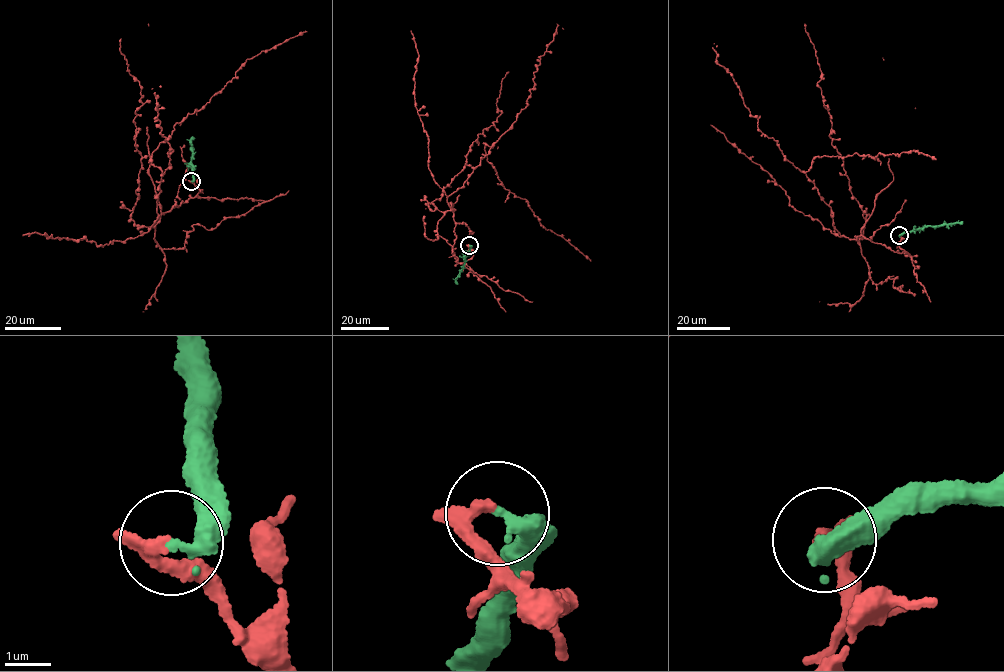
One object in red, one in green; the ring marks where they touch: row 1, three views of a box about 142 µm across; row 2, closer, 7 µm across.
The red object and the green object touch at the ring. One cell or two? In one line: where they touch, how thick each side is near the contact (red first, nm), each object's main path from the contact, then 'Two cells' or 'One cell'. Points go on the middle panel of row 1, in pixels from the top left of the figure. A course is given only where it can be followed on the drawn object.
Place: (469, 245). Thickness 240 nm (red) against 360 nm. Course of red: (469, 245), (472, 257), (459, 262), (447, 202), (492, 146), (485, 143), (504, 188), (591, 261). Course of green: (469, 245), (456, 283). Two cells

